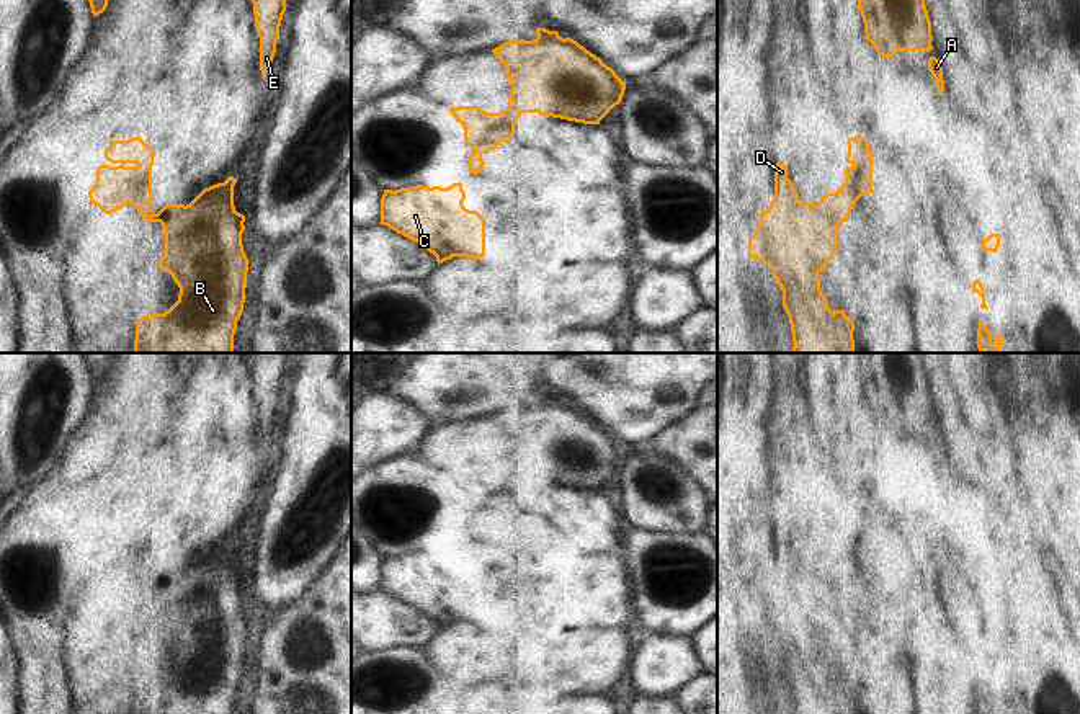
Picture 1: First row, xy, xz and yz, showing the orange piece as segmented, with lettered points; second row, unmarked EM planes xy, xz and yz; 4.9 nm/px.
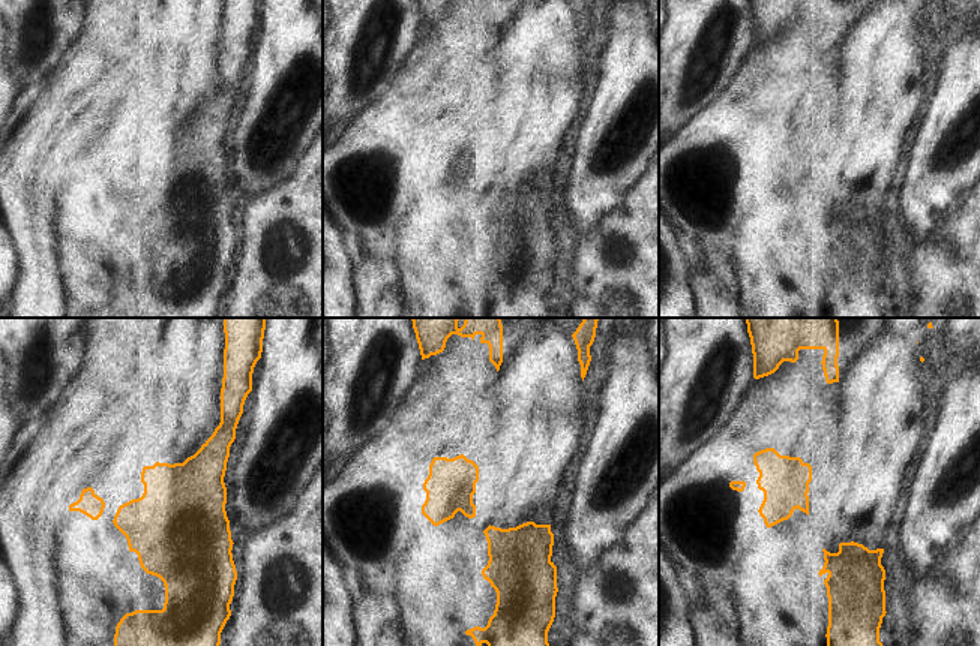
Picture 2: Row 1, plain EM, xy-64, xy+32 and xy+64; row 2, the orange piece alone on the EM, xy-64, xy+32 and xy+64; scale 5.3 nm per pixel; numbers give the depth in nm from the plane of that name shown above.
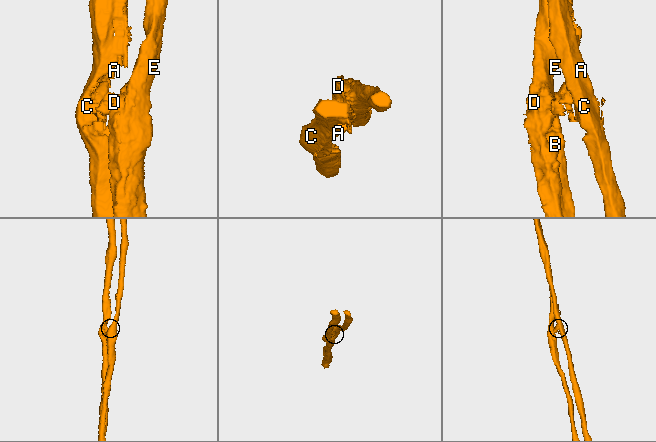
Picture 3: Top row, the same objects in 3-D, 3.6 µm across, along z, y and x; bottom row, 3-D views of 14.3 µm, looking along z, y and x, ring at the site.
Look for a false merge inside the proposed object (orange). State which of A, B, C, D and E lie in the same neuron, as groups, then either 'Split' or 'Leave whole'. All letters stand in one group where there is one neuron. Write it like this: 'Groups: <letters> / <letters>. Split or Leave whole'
Groups: A C / B D E. Split.

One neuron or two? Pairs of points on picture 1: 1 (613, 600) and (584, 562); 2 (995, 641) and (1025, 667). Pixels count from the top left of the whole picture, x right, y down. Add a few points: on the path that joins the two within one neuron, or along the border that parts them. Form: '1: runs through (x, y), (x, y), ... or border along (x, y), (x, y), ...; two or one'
1: runs through (608, 590), (593, 572); one
2: border along (1000, 621), (1013, 638), (1012, 695); two

